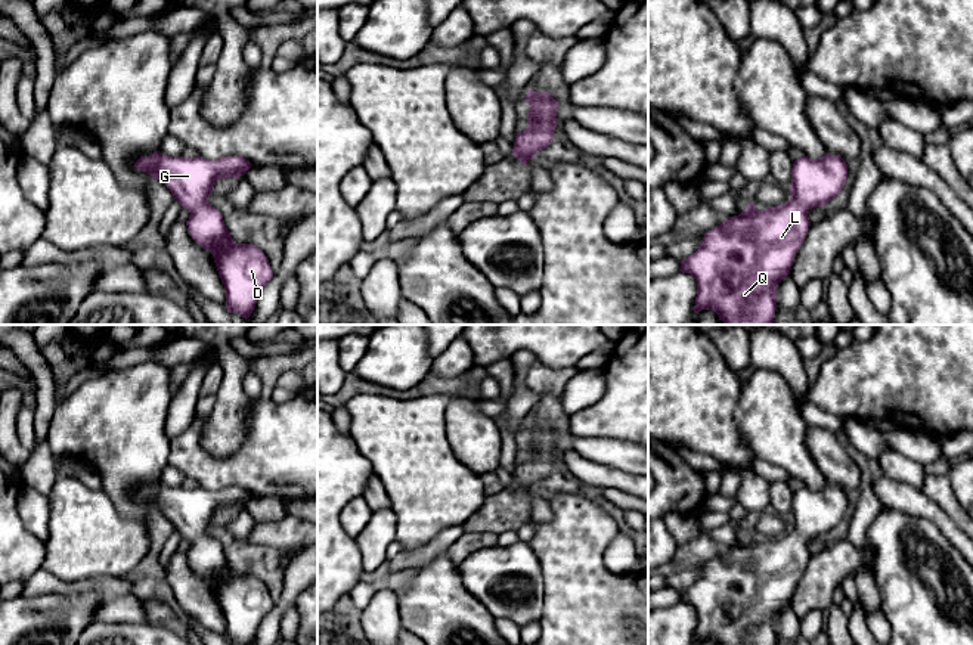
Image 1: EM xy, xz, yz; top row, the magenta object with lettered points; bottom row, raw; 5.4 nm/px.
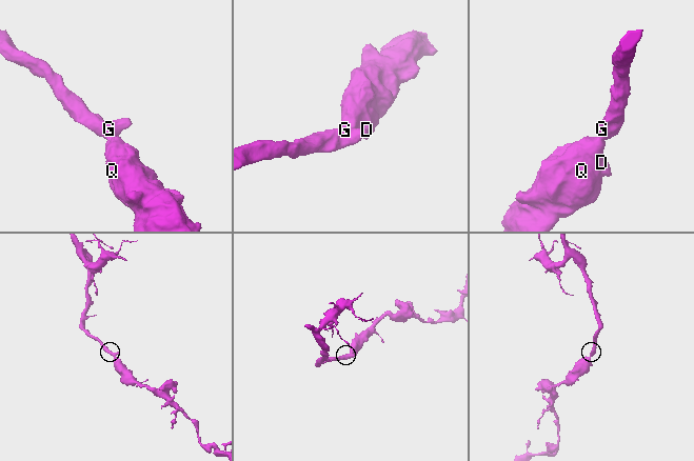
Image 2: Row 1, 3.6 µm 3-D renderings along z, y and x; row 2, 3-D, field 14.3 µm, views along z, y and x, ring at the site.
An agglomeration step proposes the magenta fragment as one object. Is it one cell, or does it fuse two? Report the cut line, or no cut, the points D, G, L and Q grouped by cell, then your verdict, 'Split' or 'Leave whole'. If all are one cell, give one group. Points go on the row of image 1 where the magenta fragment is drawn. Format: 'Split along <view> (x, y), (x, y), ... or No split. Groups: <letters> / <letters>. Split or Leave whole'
No split. Groups: D G L Q. Leave whole

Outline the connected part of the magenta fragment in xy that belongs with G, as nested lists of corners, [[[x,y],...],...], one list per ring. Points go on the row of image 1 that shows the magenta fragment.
[[[159,151],[151,156],[140,156],[134,164],[137,170],[161,180],[174,199],[190,213],[186,221],[189,235],[213,254],[224,285],[227,311],[239,313],[245,320],[272,280],[273,270],[260,248],[232,239],[221,213],[207,201],[219,180],[239,179],[251,165],[244,156],[210,161],[202,156],[165,156]]]

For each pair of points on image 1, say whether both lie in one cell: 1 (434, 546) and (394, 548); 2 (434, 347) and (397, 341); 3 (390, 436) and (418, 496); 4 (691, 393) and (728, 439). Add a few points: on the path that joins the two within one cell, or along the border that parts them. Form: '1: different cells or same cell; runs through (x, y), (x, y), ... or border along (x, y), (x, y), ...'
1: different cells; border along (402, 549), (387, 561)
2: different cells; border along (427, 340), (427, 353), (433, 359)
3: same cell; runs through (405, 450), (418, 470), (418, 481)
4: same cell; runs through (697, 405), (716, 427)

